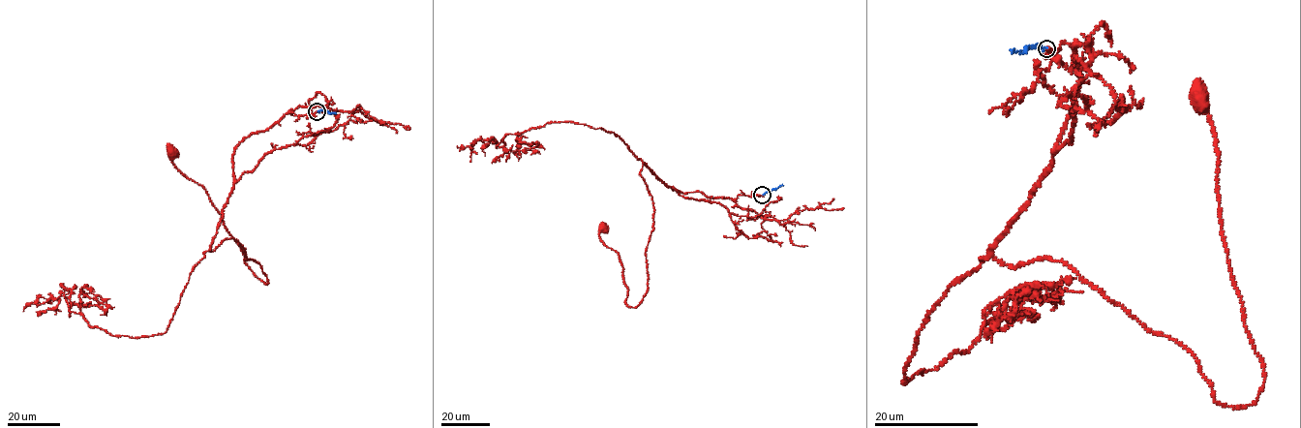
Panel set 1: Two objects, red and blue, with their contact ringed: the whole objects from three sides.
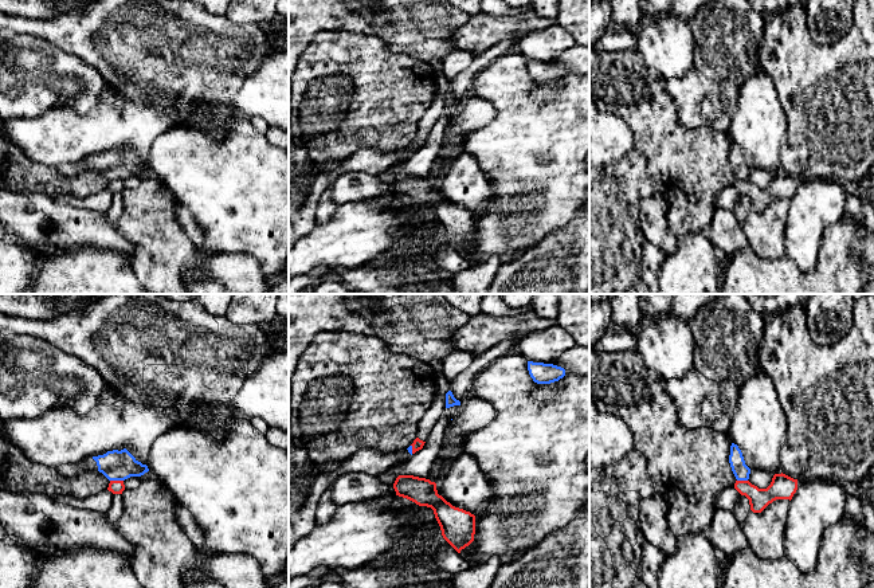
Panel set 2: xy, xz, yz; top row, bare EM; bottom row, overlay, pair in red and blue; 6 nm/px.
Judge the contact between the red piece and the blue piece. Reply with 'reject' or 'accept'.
reject

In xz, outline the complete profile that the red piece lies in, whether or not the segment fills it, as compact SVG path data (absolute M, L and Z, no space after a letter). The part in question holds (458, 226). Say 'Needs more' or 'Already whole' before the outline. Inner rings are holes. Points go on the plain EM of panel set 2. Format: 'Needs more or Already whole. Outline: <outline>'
Already whole. Outline: M399 175L393 183L396 195L434 209L443 238L458 251L474 240L475 215L452 205L438 193L436 183L414 175Z

